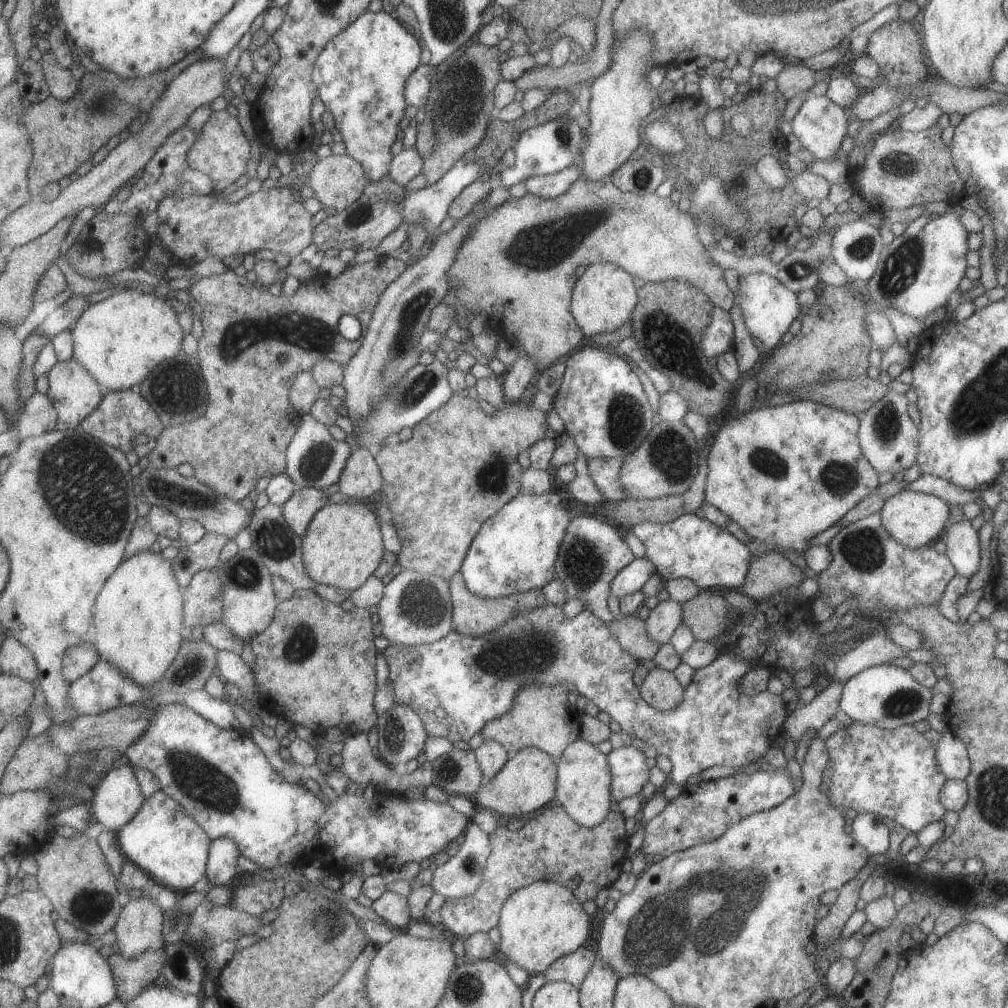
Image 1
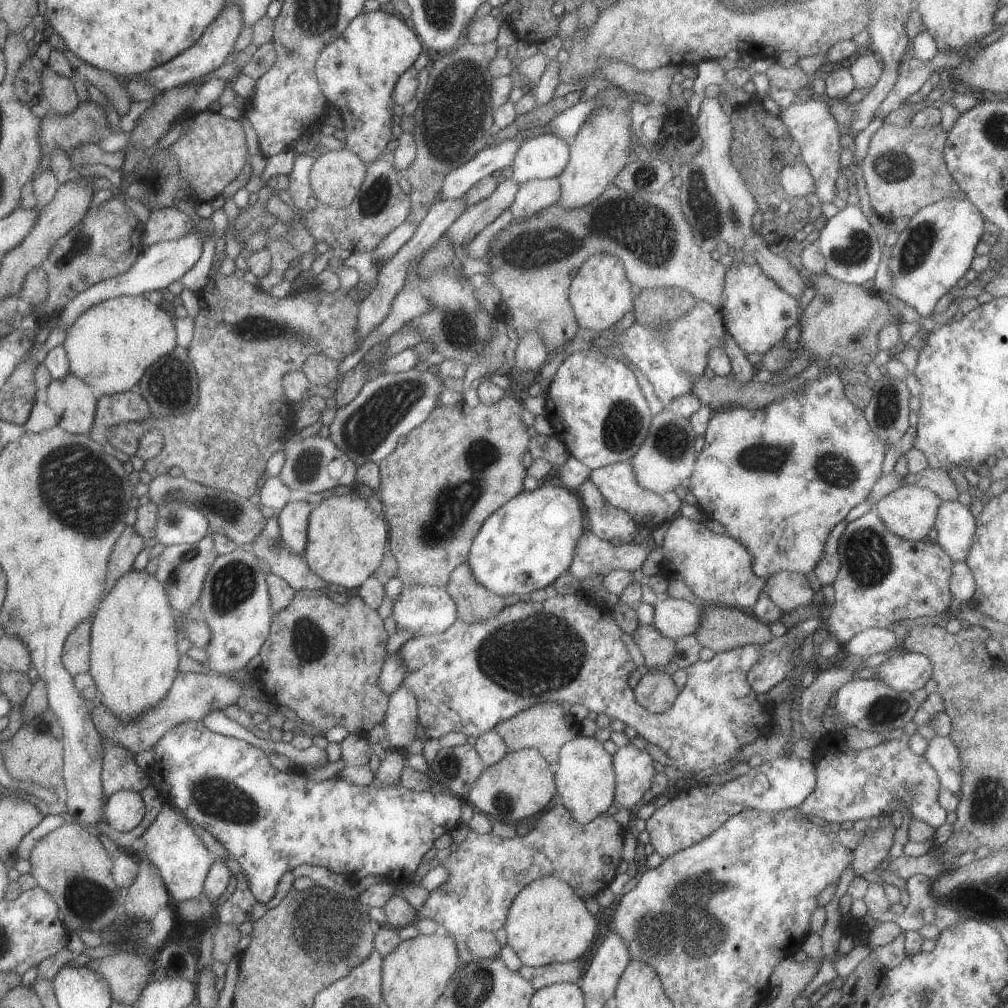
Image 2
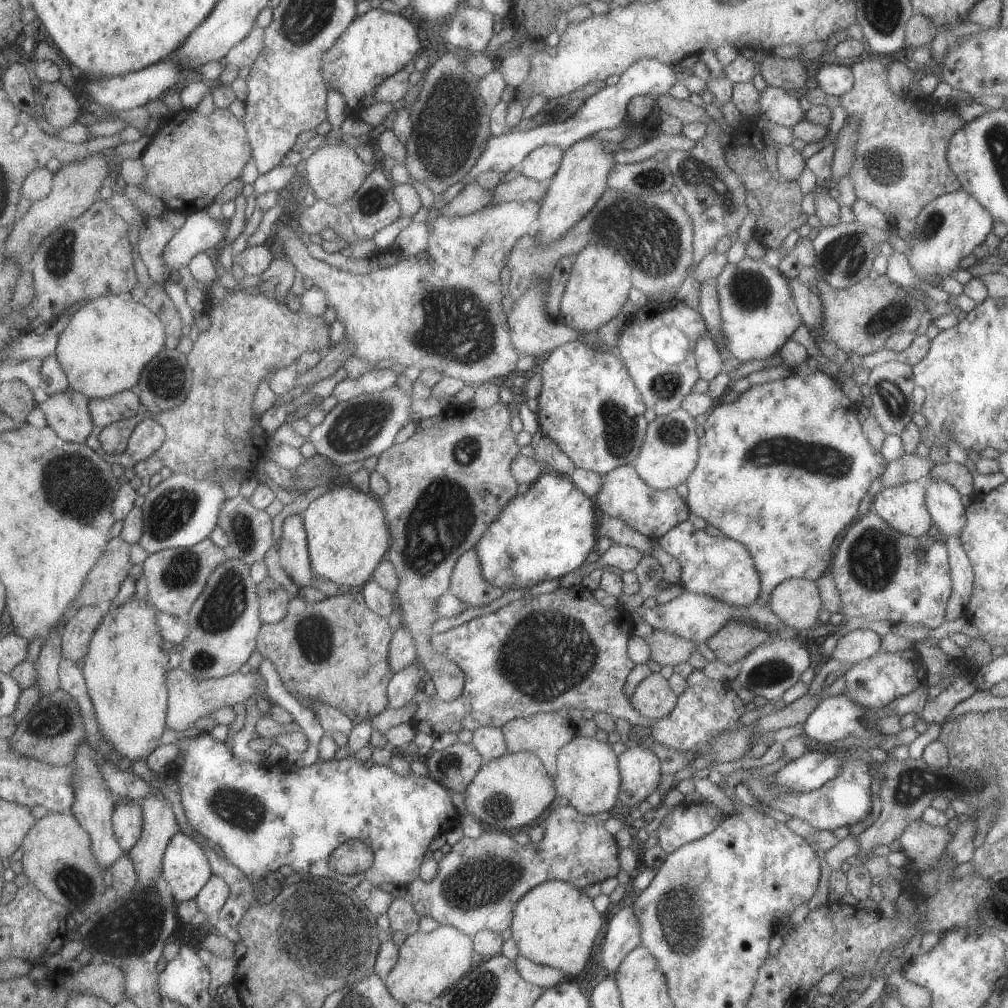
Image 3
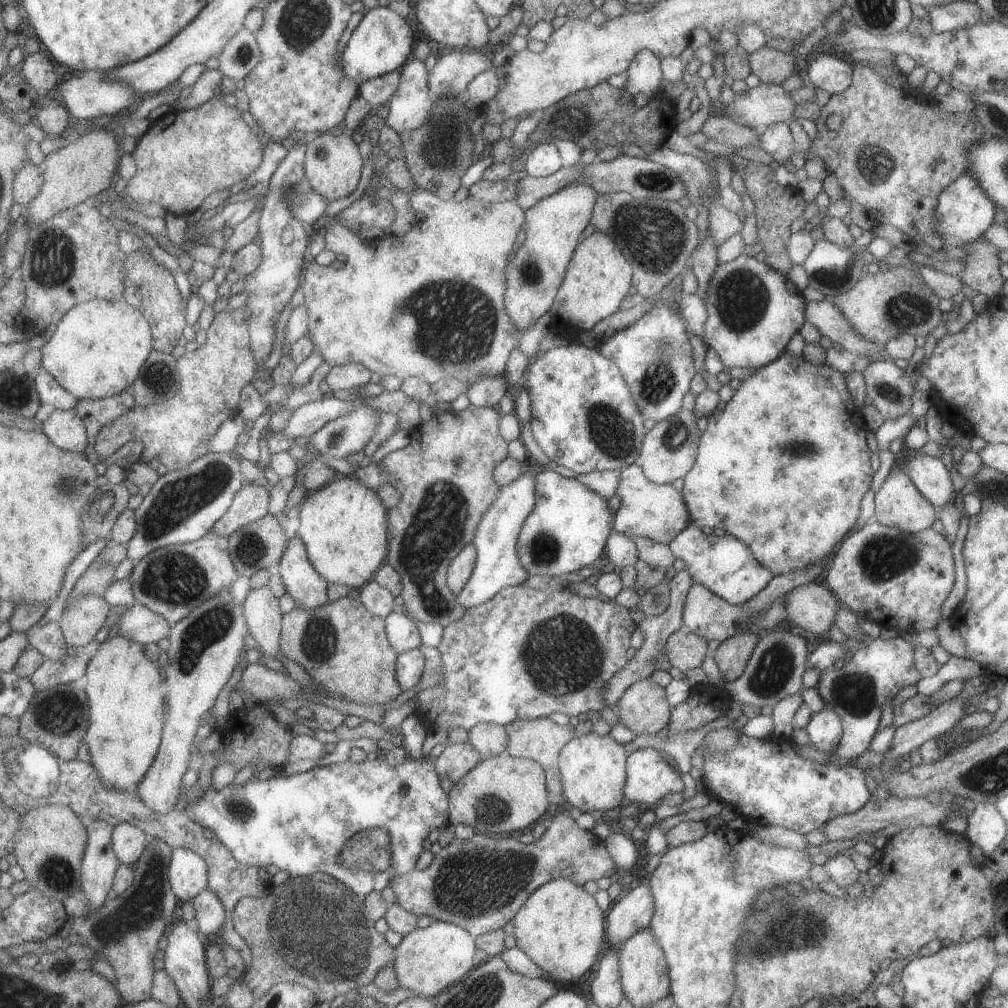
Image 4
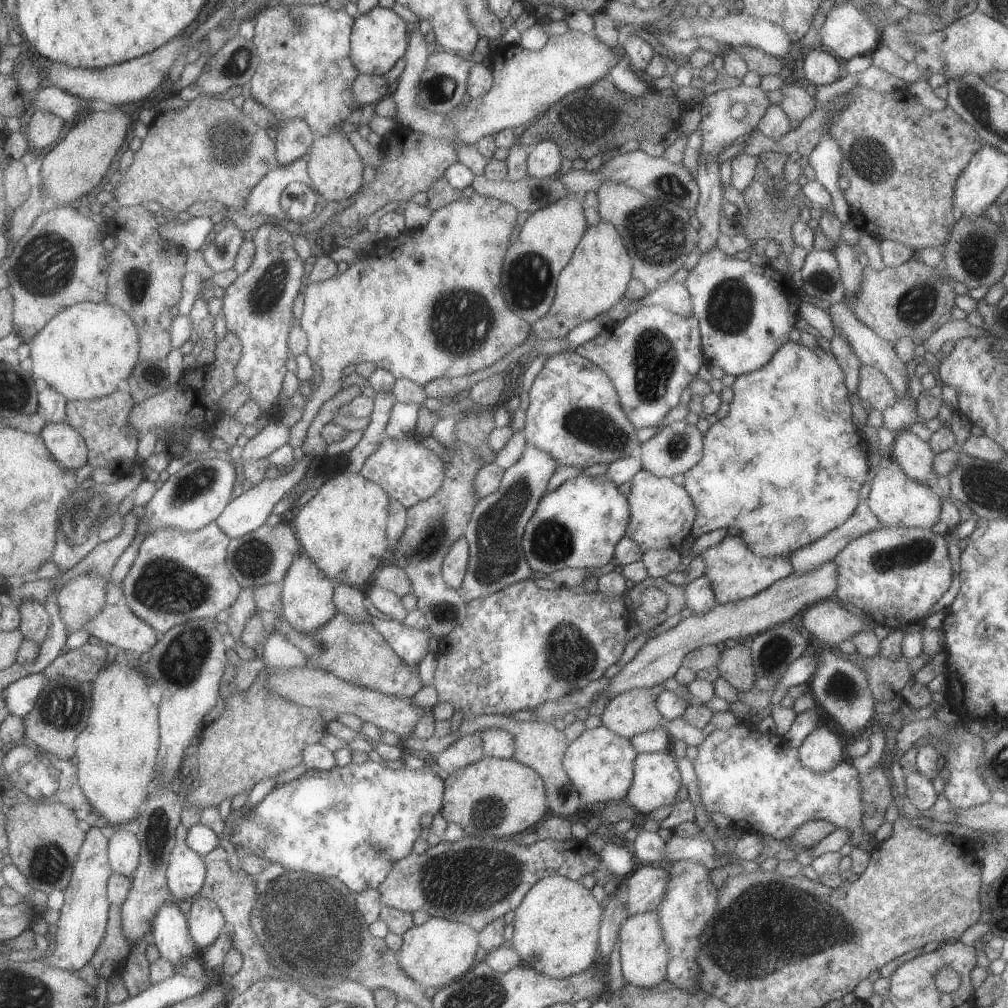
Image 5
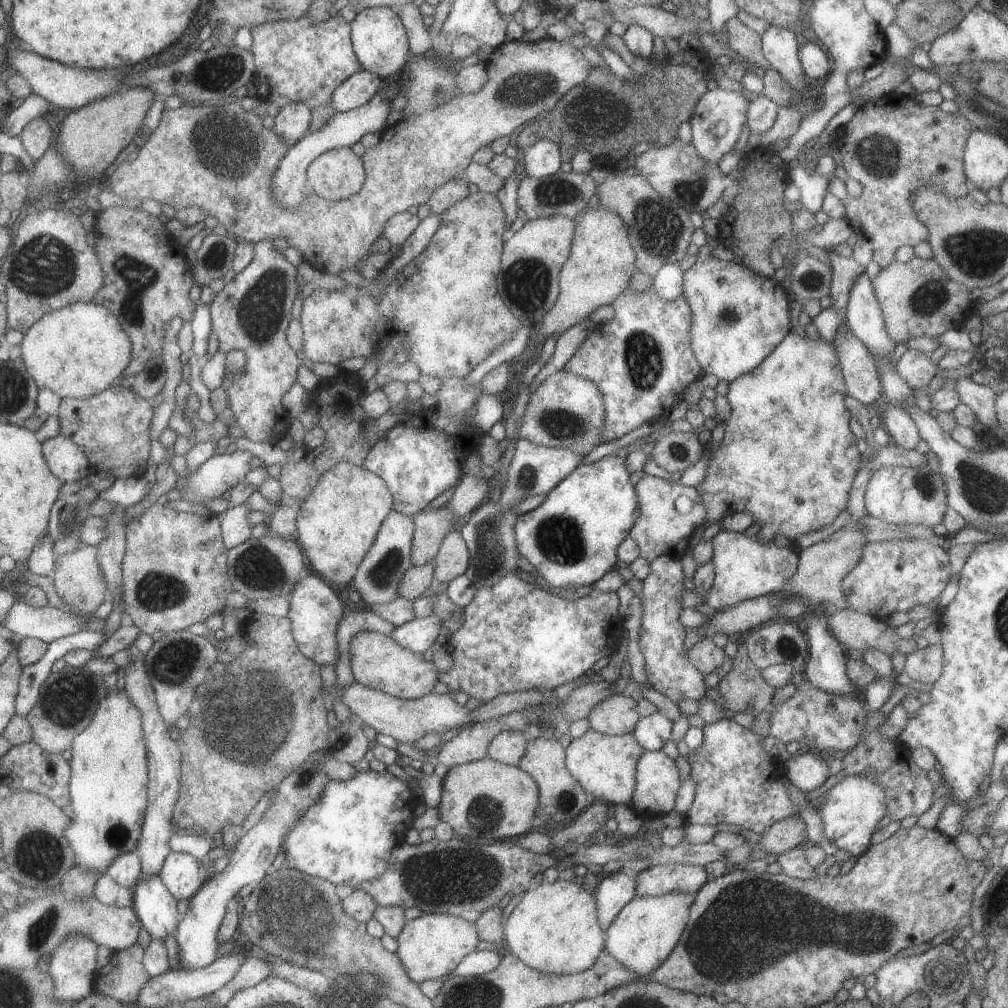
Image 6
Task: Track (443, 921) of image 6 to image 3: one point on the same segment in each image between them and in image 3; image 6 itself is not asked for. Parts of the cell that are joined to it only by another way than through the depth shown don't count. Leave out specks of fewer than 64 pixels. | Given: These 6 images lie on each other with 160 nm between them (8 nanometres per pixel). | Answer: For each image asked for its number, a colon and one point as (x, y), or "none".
3: (428, 964)
4: (428, 960)
5: (434, 953)

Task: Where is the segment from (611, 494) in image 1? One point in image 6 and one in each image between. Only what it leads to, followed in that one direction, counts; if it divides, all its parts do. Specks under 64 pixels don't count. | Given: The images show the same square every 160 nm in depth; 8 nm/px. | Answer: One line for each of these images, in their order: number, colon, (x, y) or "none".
2: (616, 483)
3: (652, 512)
4: (647, 510)
5: (661, 513)
6: (668, 513)

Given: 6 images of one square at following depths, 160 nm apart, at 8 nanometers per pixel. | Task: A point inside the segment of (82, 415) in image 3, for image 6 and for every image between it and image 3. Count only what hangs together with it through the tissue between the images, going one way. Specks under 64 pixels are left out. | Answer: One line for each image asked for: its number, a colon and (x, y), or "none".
4: (63, 428)
5: (66, 446)
6: (64, 460)

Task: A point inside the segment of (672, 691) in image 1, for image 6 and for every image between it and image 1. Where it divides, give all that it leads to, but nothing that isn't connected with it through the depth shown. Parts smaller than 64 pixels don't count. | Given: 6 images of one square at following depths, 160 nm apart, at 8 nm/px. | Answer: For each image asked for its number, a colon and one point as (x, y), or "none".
2: (655, 692)
3: (653, 698)
4: (643, 708)
5: (631, 712)
6: (616, 715)

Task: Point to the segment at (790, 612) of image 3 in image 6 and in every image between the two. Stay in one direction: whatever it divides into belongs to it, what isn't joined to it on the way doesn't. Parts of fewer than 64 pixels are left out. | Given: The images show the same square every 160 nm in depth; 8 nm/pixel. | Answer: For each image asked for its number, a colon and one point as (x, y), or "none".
4: (811, 606)
5: (827, 620)
6: (853, 630)

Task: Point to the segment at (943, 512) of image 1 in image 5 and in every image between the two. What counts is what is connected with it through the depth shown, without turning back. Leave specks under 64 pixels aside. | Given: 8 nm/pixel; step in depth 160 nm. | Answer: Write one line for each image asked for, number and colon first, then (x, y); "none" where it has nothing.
2: (909, 512)
3: (903, 507)
4: (897, 503)
5: (897, 501)

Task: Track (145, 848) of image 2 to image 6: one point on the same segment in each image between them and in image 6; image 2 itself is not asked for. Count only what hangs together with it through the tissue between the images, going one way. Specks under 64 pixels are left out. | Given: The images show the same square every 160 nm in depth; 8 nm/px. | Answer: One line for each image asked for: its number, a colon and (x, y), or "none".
3: (185, 867)
4: (187, 872)
5: (185, 873)
6: (181, 874)

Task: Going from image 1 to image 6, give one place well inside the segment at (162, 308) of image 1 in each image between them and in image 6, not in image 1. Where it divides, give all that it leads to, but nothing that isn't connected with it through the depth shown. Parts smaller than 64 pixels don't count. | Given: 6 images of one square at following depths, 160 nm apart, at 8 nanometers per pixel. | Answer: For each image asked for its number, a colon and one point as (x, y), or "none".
2: (109, 346)
3: (102, 350)
4: (95, 351)
5: (86, 351)
6: (77, 351)

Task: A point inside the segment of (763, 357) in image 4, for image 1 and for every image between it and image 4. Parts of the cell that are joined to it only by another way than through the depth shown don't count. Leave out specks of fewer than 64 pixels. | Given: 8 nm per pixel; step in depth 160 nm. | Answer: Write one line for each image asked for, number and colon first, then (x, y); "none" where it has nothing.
1: (768, 308)
2: (756, 313)
3: (757, 313)

